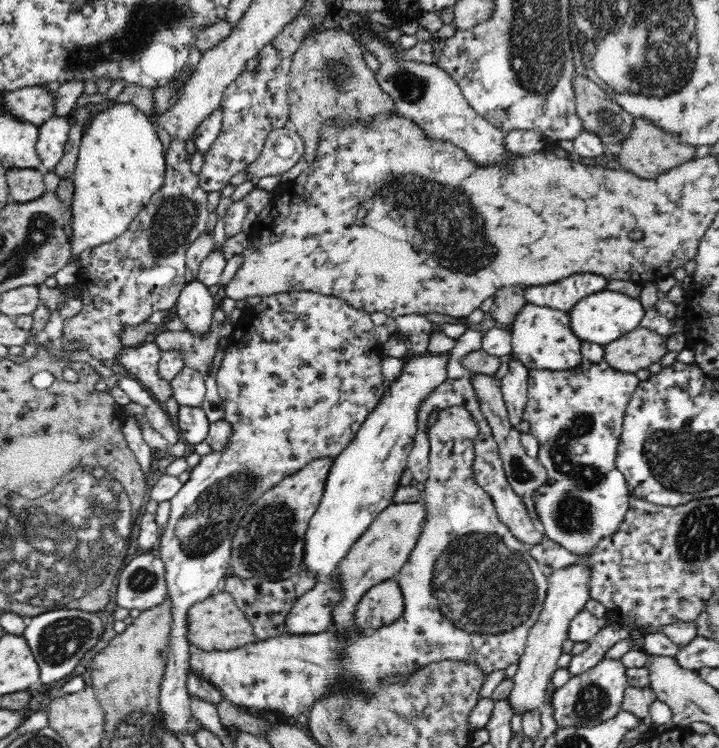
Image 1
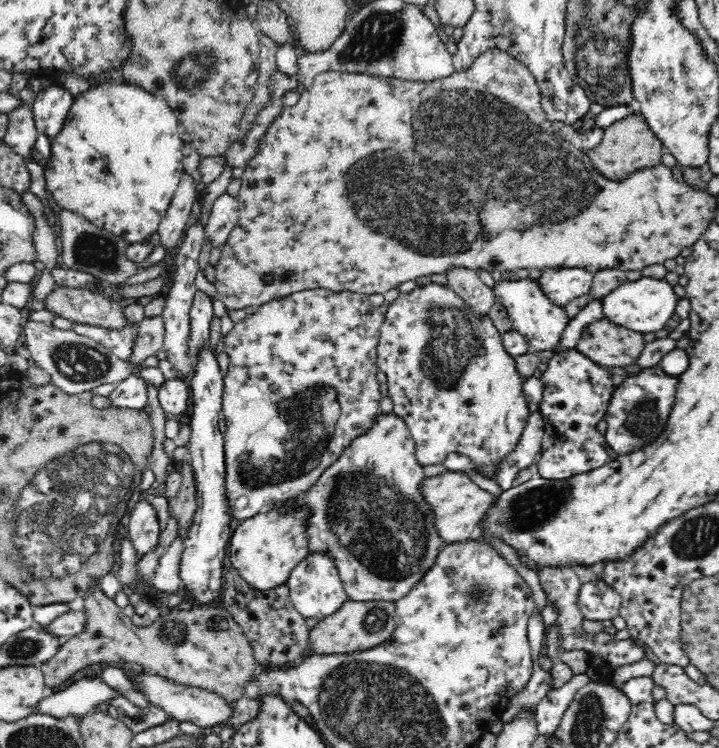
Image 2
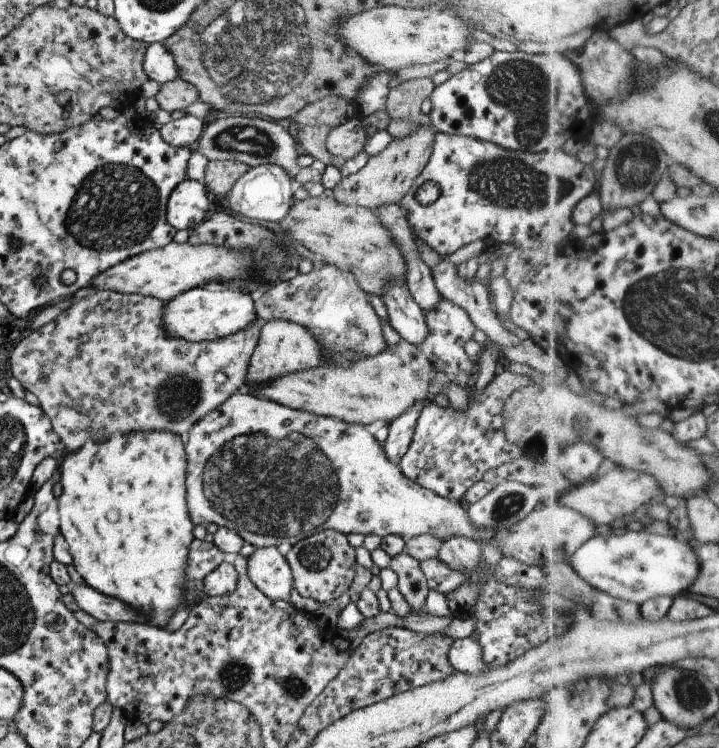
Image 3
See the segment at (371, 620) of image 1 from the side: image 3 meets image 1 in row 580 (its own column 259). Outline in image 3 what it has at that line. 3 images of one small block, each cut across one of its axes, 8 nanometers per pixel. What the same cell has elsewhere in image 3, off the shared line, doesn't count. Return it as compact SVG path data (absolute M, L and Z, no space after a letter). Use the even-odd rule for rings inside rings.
M400 338L394 345L389 345L378 352L375 357L363 357L345 367L321 365L312 369L279 375L278 378L271 379L269 383L261 383L250 389L245 388L244 380L241 390L250 395L261 396L290 409L331 417L346 423L353 422L363 425L371 424L371 422L386 422L389 425L389 422L396 419L409 407L413 407L419 402L426 403L431 400L431 396L427 392L427 386L433 378L433 374L431 374L433 371L435 371L435 368L426 359L426 356L423 356L419 348Z

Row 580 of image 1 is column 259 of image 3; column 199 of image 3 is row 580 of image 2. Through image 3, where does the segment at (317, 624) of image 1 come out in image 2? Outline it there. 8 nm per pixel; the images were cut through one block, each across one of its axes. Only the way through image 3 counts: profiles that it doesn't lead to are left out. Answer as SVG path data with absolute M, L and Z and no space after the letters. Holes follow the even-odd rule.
M381 413L374 426L364 436L356 438L340 460L328 466L308 492L280 504L282 509L296 505L312 507L312 516L308 520L308 548L331 555L350 601L396 602L414 588L424 571L432 566L440 547L446 544L436 534L431 508L419 491L425 477L422 467L416 459L416 447L404 422L395 413Z

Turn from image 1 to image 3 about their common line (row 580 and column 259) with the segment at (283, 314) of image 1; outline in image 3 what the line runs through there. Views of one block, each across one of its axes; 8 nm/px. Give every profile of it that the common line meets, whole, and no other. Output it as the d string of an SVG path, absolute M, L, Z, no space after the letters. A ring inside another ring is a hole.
M259 165L249 168L233 183L227 194L228 203L232 211L243 215L247 221L275 227L295 202L292 197L295 186L290 176L277 165Z

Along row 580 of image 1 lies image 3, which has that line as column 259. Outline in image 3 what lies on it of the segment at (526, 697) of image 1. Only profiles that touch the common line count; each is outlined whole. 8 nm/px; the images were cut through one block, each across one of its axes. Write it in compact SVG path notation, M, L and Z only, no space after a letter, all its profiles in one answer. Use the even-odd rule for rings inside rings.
M261 547L246 557L249 580L267 597L287 601L292 586L292 574L277 547Z

